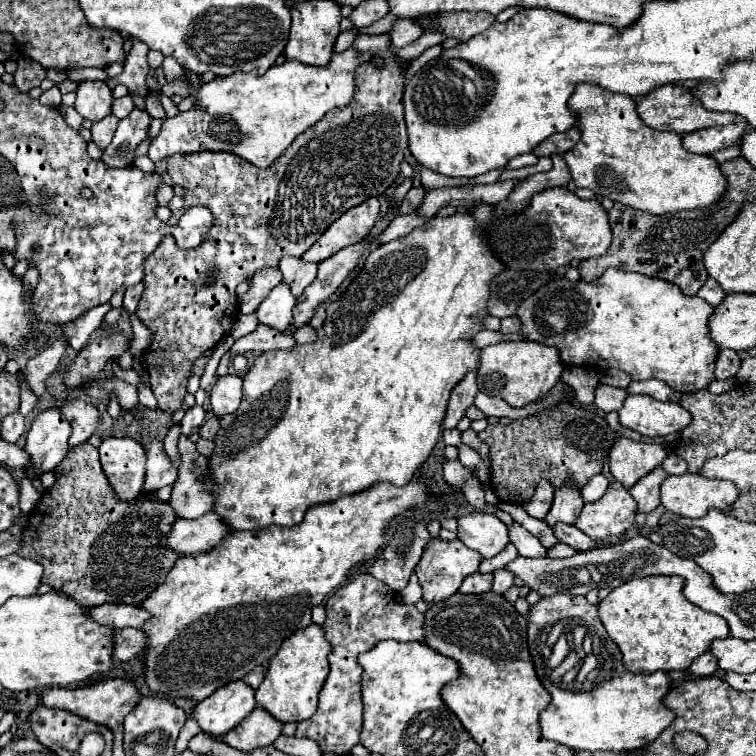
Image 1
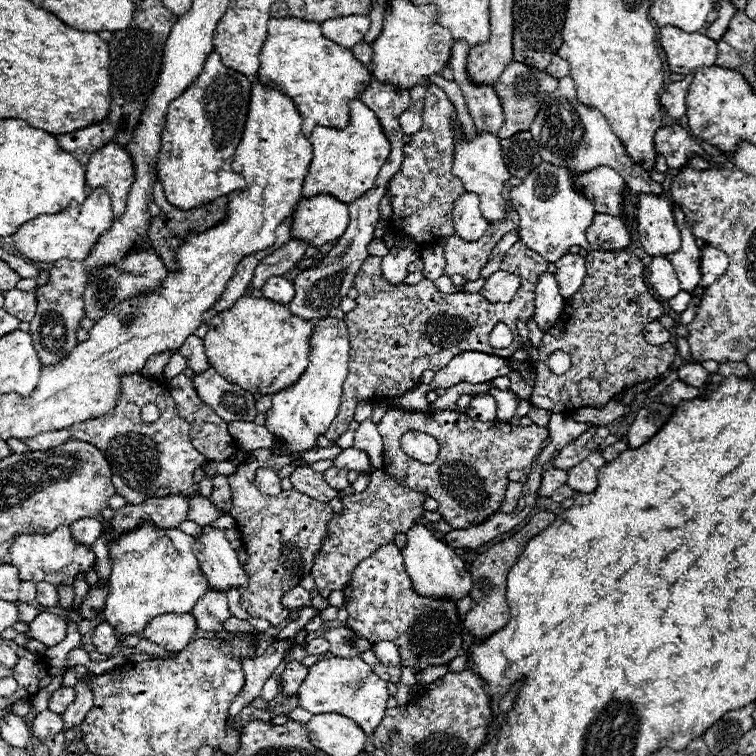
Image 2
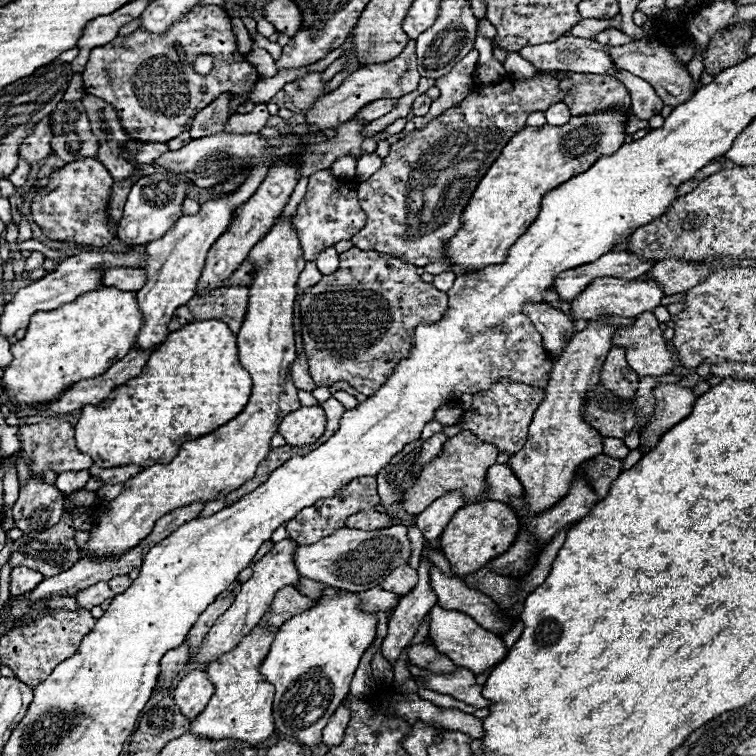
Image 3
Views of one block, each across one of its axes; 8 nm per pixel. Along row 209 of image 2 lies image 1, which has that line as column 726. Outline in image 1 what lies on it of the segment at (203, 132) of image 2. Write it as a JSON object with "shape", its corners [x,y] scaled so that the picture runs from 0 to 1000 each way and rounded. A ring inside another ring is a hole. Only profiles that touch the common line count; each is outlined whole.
{"shape":[[[765,111],[754,146],[765,151],[765,169],[770,175],[767,188],[746,204],[746,212],[757,228],[757,238],[765,249],[780,249],[791,259],[802,259],[812,267],[825,267],[841,278],[857,283],[884,283],[899,278],[937,275],[958,262],[963,238],[955,230],[950,214],[942,206],[923,206],[902,196],[902,180],[894,175],[870,175],[854,167],[841,148],[841,132],[831,124],[815,124],[788,111]]]}

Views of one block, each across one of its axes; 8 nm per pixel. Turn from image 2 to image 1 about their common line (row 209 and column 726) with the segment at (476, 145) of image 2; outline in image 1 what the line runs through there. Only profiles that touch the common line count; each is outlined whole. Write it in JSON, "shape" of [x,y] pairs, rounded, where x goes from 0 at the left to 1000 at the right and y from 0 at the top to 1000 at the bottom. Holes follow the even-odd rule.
{"shape":[[[926,627],[884,630],[873,643],[876,669],[907,685],[929,685],[939,672],[960,675],[976,656],[979,651],[968,638],[931,632]]]}

